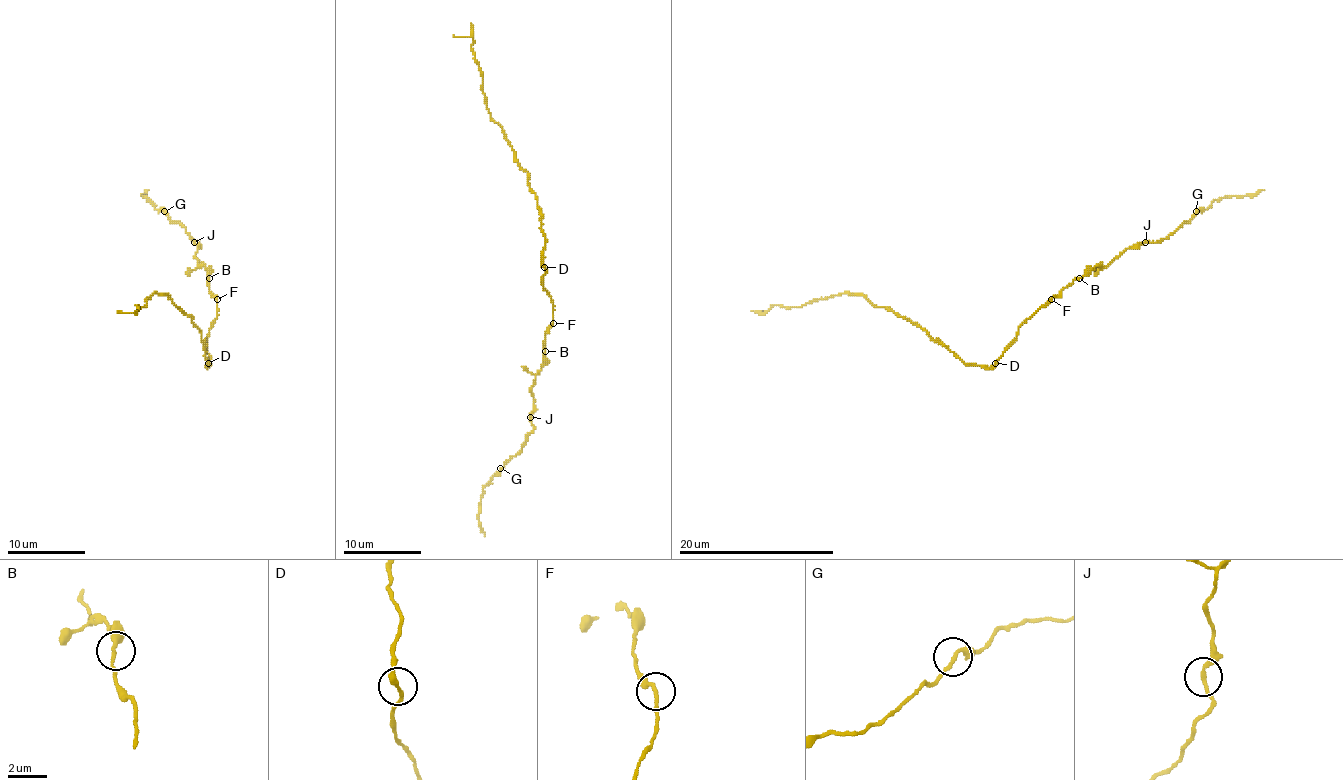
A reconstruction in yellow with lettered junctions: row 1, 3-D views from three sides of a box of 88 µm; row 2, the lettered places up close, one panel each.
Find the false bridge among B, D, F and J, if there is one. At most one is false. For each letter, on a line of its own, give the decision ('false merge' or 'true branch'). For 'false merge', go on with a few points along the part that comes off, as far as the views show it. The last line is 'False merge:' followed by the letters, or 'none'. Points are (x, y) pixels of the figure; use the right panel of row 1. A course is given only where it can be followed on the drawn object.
B: true branch
D: true branch
F: true branch
J: true branch
False merge: none

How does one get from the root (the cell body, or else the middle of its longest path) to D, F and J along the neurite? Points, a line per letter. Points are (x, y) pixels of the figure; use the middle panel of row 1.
D: (543, 284), (545, 267)
F: (543, 284), (553, 304), (553, 323)
J: (543, 284), (553, 304), (553, 323), (543, 343), (545, 364), (535, 376), (531, 388), (533, 411), (529, 417)

